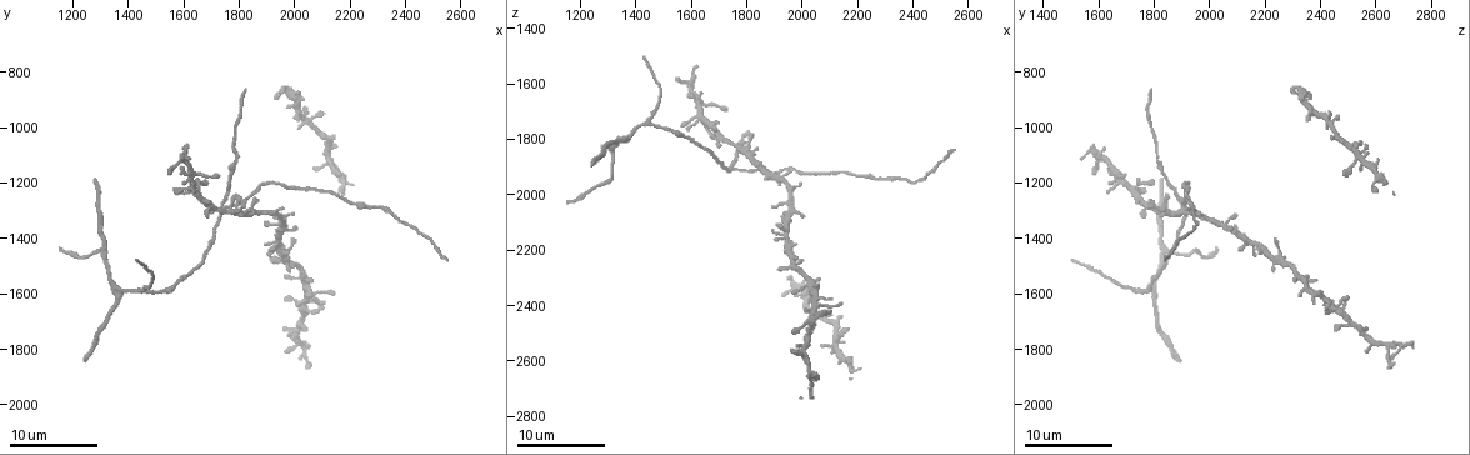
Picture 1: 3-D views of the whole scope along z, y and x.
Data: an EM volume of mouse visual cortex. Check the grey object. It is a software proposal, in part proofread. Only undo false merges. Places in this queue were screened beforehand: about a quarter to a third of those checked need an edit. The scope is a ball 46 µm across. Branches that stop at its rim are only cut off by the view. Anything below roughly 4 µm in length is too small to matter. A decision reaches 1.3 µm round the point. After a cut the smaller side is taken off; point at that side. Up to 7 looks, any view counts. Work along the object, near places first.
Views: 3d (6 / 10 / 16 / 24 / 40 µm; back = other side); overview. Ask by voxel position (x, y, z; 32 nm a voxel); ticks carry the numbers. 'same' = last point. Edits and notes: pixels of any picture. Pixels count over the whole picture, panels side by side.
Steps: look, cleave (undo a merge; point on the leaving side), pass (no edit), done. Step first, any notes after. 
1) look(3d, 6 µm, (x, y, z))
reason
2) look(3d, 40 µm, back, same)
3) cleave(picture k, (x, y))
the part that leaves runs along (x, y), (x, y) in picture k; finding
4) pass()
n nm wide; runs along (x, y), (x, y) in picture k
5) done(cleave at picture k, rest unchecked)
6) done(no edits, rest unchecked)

look(3d, 10 µm, (1830, 1250, 1910))
two arms in line, one across

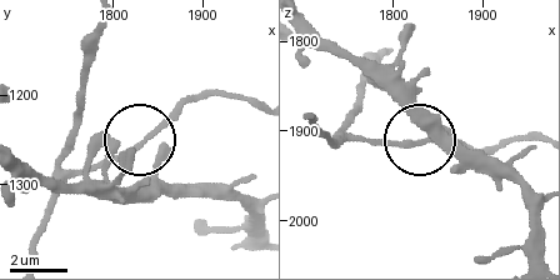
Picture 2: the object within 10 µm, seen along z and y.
pass()
runs along (201, 196), (161, 183), (159, 146), (144, 140), (188, 99) in picture 2; continuous, no second cell

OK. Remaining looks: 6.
look(3d, 16 µm, (1320, 1440, 1840))
three arms meet

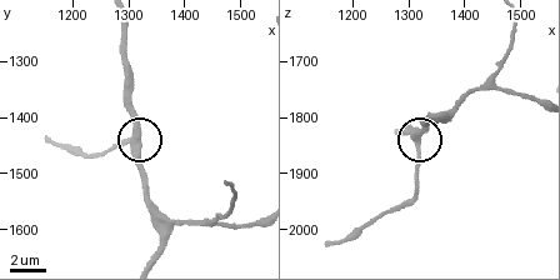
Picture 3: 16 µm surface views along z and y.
pass()
3 arms; runs along (259, 219), (183, 225), (161, 213), (139, 154), (129, 84) in picture 3; continuous, no second cell

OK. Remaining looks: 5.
look(3d, 16 µm, (1440, 1580, 1740))

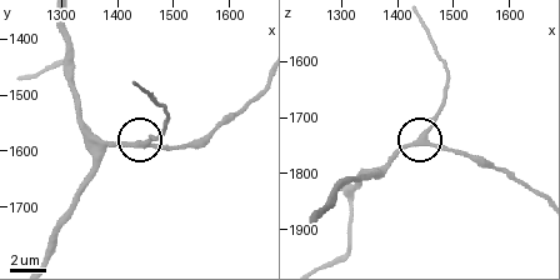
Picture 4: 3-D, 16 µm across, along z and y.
pass()
280 nm wide; runs along (259, 89), (201, 136), (174, 148), (141, 141), (164, 135) in picture 4; continuous, no second cell

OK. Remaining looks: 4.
done(no edits, rest unchecked)

